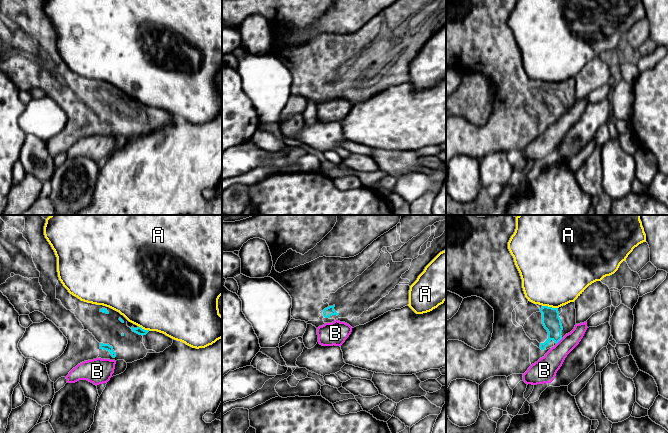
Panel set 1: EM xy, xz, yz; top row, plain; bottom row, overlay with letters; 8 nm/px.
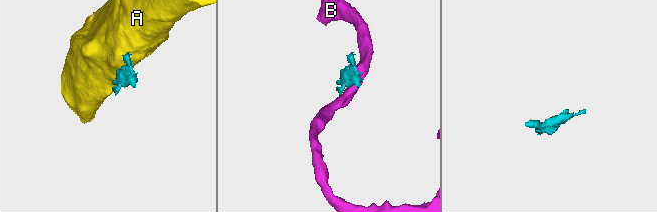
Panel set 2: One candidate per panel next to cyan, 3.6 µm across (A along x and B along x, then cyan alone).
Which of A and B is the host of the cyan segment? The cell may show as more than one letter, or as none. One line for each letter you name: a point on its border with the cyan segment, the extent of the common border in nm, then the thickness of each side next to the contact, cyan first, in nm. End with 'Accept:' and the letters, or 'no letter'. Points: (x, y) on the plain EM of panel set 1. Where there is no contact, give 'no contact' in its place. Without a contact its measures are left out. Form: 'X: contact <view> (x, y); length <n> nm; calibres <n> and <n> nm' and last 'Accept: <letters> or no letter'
Accept: no letter

